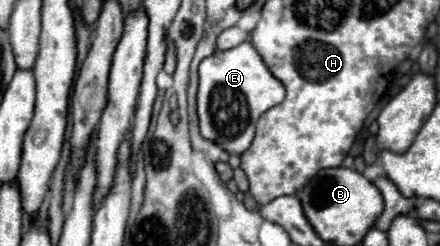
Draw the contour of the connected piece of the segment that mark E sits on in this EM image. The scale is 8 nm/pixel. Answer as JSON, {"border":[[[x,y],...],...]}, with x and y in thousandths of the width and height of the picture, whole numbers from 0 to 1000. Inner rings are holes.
{"border":[[[566,171],[520,203],[489,203],[452,260],[457,545],[525,626],[552,626],[566,602],[589,472],[639,423],[643,398],[648,350],[611,293],[607,260]]]}

